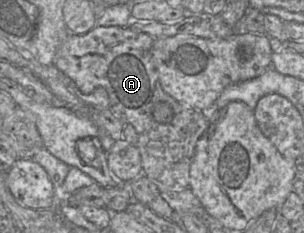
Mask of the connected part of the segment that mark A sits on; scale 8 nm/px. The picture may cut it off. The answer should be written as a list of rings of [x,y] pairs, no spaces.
[[[96,25],[93,29],[91,29],[89,32],[83,35],[76,35],[72,33],[68,34],[68,36],[61,43],[61,45],[56,51],[53,60],[53,65],[57,69],[59,69],[62,73],[64,73],[67,77],[69,77],[73,81],[73,83],[77,86],[77,88],[84,94],[91,93],[97,87],[103,87],[107,91],[109,97],[109,110],[116,118],[124,120],[127,123],[130,123],[137,132],[138,141],[136,145],[141,155],[141,164],[143,168],[142,174],[145,175],[159,189],[163,191],[179,192],[189,188],[190,164],[195,152],[197,142],[207,128],[208,120],[201,110],[197,110],[181,104],[163,90],[152,58],[152,46],[154,40],[155,39],[150,35],[143,33],[141,31],[131,30],[129,27],[119,27],[119,26],[104,27]]]

